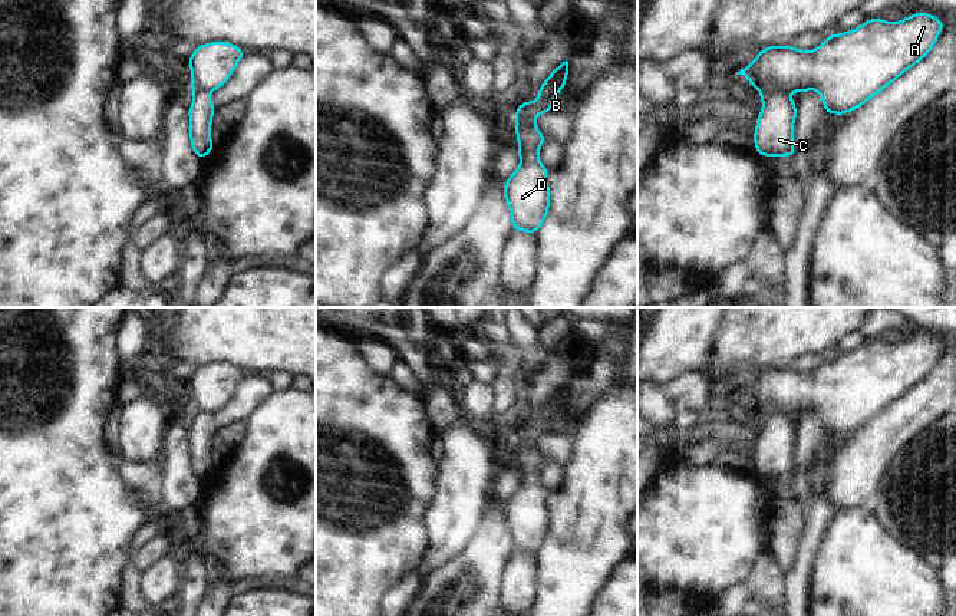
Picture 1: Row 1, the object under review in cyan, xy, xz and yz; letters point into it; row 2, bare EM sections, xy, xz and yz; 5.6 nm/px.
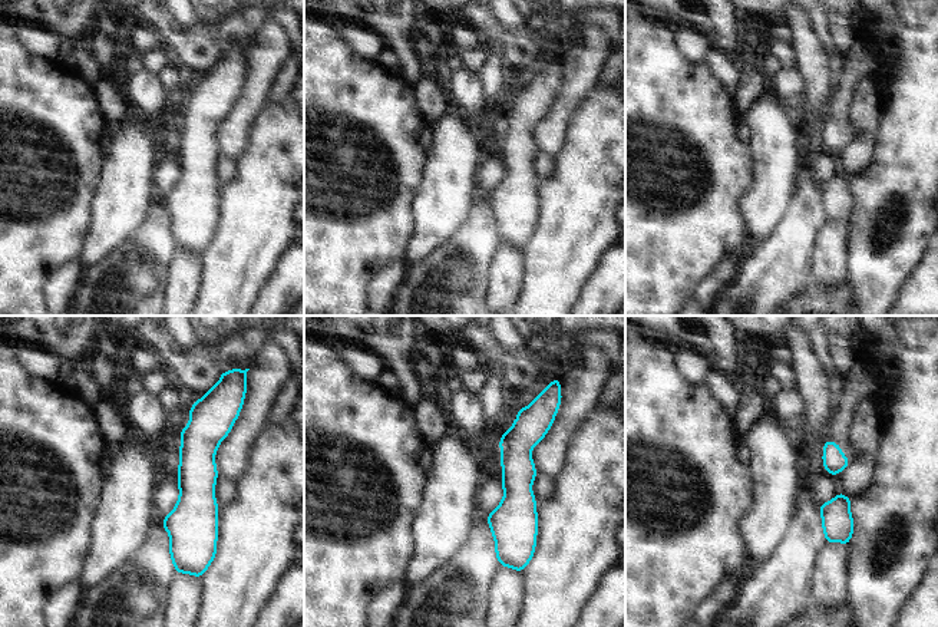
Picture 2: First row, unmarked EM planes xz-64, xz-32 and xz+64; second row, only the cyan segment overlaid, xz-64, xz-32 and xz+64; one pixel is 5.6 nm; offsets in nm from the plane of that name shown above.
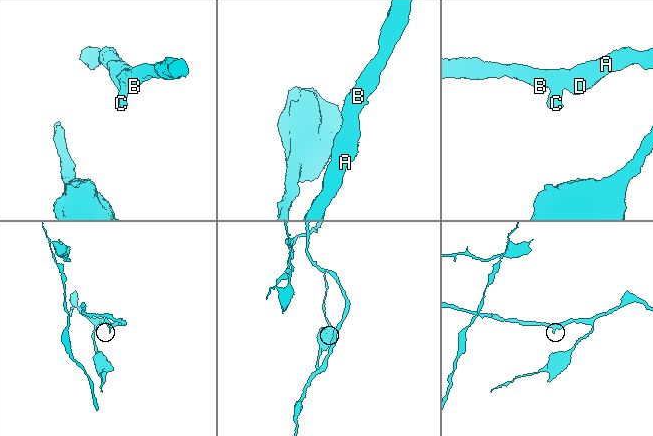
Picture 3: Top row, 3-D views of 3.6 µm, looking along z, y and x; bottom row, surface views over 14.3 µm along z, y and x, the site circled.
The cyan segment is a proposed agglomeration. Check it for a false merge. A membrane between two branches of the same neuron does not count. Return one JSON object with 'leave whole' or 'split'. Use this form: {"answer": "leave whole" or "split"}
{"answer": "split"}

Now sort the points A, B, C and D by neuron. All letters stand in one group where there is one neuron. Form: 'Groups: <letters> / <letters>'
Groups: A B D / C

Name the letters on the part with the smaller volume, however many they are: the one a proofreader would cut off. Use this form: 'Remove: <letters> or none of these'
Remove: C

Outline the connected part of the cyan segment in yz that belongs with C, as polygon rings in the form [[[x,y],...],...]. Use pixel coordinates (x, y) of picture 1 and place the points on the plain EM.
[[[778,412],[761,416],[762,431],[756,438],[754,465],[762,478],[794,478],[795,422]]]

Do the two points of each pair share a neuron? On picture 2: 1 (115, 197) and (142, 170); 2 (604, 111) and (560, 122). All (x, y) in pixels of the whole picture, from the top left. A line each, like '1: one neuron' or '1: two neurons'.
1: one neuron
2: two neurons

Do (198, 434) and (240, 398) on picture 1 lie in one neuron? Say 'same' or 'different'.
same

